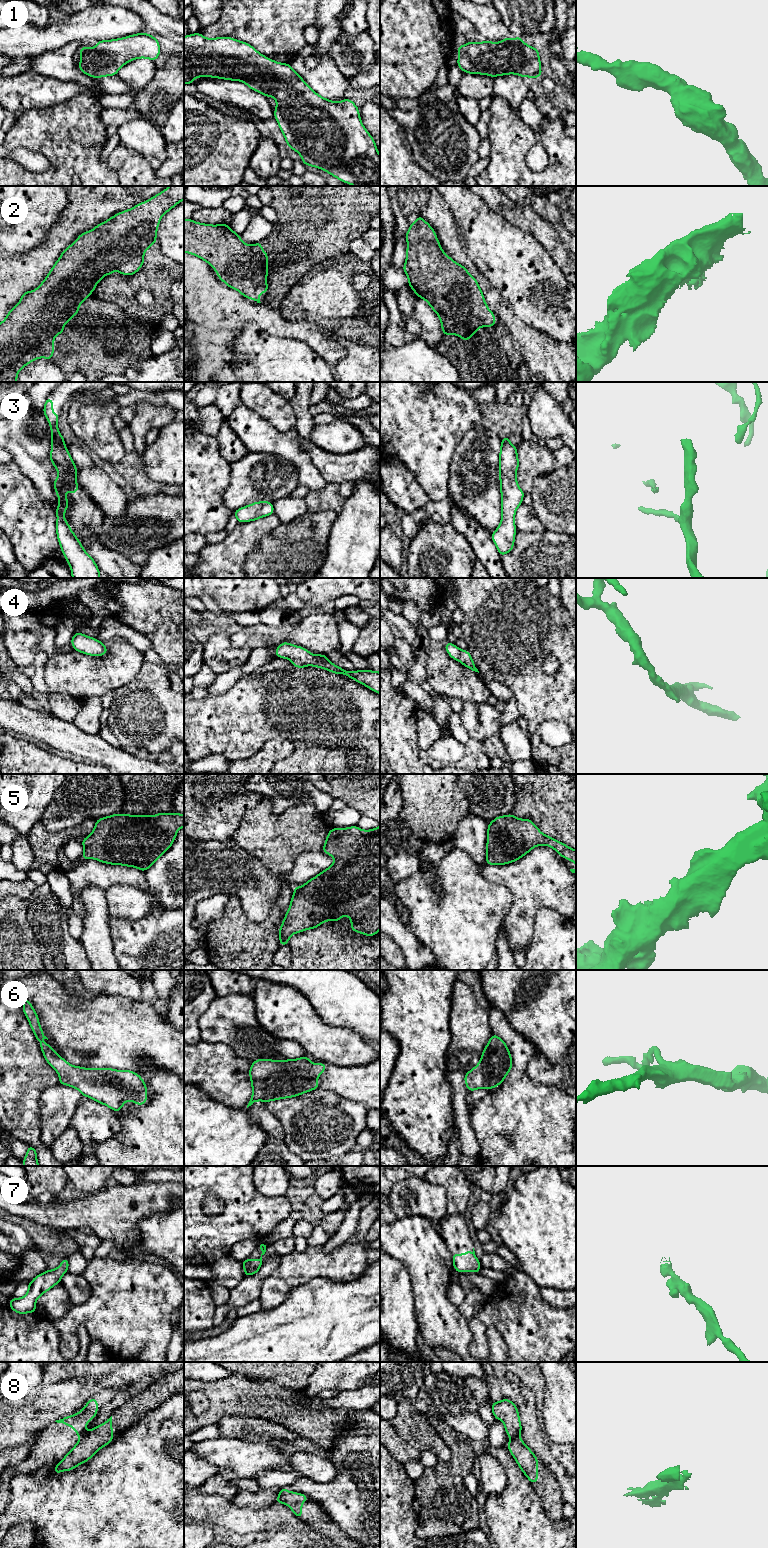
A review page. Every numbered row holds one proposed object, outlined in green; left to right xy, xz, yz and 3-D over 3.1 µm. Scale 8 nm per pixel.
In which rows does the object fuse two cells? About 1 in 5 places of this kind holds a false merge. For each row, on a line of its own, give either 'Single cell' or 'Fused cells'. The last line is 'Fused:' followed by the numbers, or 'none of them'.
1: Single cell
2: Single cell
3: Fused cells
4: Single cell
5: Single cell
6: Single cell
7: Single cell
8: Fused cells
Fused: 3, 8

